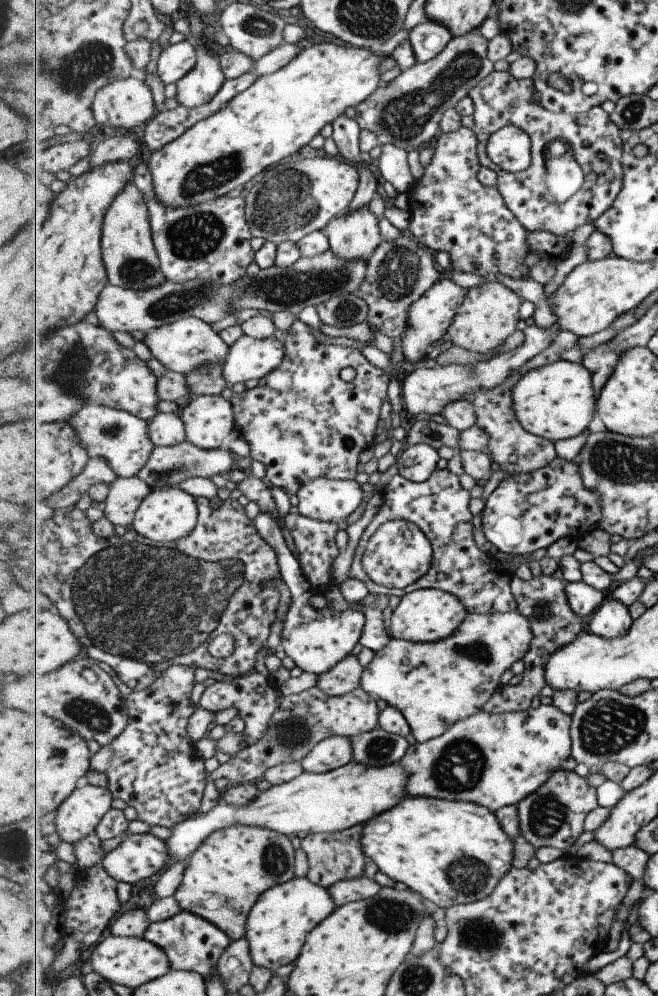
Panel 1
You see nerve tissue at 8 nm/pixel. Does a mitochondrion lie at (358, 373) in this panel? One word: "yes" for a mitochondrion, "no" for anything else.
no

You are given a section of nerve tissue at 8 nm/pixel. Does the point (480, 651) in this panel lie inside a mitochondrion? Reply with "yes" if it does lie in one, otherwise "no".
yes

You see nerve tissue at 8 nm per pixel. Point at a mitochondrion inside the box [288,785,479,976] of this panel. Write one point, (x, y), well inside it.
(388, 917)

